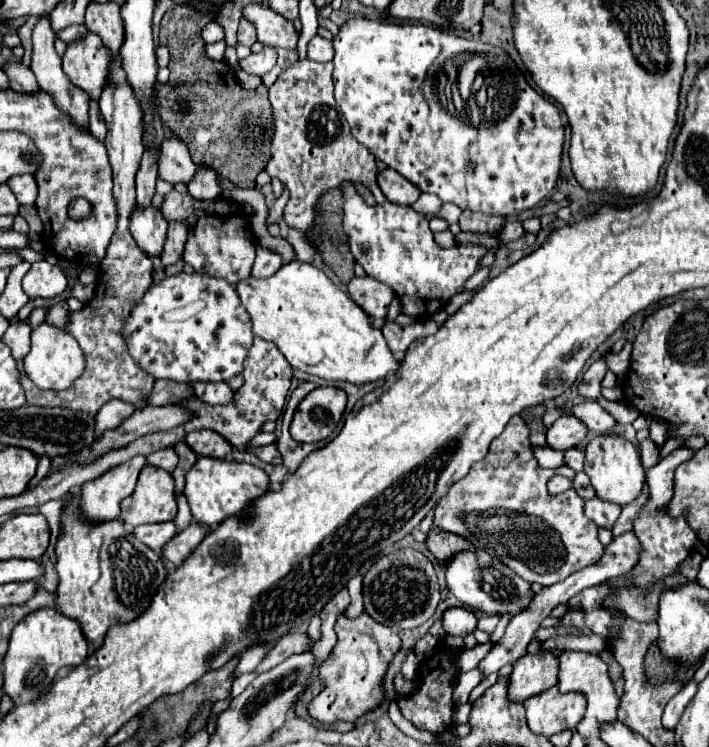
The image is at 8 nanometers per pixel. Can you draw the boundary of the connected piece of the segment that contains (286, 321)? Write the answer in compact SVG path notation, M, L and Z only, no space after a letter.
M291 261L267 279L245 279L235 285L253 321L253 333L273 341L293 369L327 381L365 385L397 373L399 361L387 347L381 329L369 323L369 315L343 293L321 269Z

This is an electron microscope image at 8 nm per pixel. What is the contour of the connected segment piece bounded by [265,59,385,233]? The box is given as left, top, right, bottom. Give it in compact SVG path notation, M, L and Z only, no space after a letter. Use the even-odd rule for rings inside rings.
M297 61L285 69L273 87L269 89L269 101L273 107L271 121L271 159L267 163L267 173L283 181L291 193L283 219L287 225L310 231L315 227L315 219L321 212L315 209L317 199L327 189L339 187L343 179L363 183L375 197L377 203L385 201L375 177L375 157L359 145L339 111L339 105L333 97L333 63L315 63L315 61Z

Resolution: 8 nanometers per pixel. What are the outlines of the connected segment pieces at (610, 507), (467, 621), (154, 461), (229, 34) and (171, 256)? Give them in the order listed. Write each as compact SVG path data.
M597 497L585 501L585 515L587 515L597 527L613 529L619 513L621 513L621 507L615 507L613 503L603 503L603 501L597 499Z
M463 607L447 609L443 613L441 621L443 621L443 629L455 637L465 637L465 635L473 633L475 625L477 625L477 617L473 615L473 611L467 611Z
M167 447L167 449L159 449L155 453L151 453L147 457L147 463L159 467L159 469L165 469L169 473L173 473L173 469L177 467L177 461L179 461L179 455L173 451L173 447Z
M229 3L229 7L221 7L219 25L225 29L227 47L237 47L237 23L241 19L241 7L237 3Z
M171 221L167 241L163 247L163 255L161 255L163 265L171 265L177 259L181 259L185 241L187 241L187 225L183 221Z

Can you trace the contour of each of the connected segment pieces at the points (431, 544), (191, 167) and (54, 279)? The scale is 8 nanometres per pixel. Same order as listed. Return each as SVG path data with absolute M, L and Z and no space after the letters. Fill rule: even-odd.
M439 529L429 531L427 547L441 565L447 563L451 557L455 557L461 551L475 551L475 547L471 547L471 543L467 543L467 539L463 539L459 535L447 535L447 531L439 531Z
M169 137L161 143L163 147L163 163L159 163L159 171L161 171L161 179L167 183L189 183L195 173L197 173L197 165L193 163L187 147L183 143L179 143L179 139Z
M47 261L33 263L29 273L23 277L23 291L35 299L53 299L59 297L67 287L67 277L57 265L51 265Z

